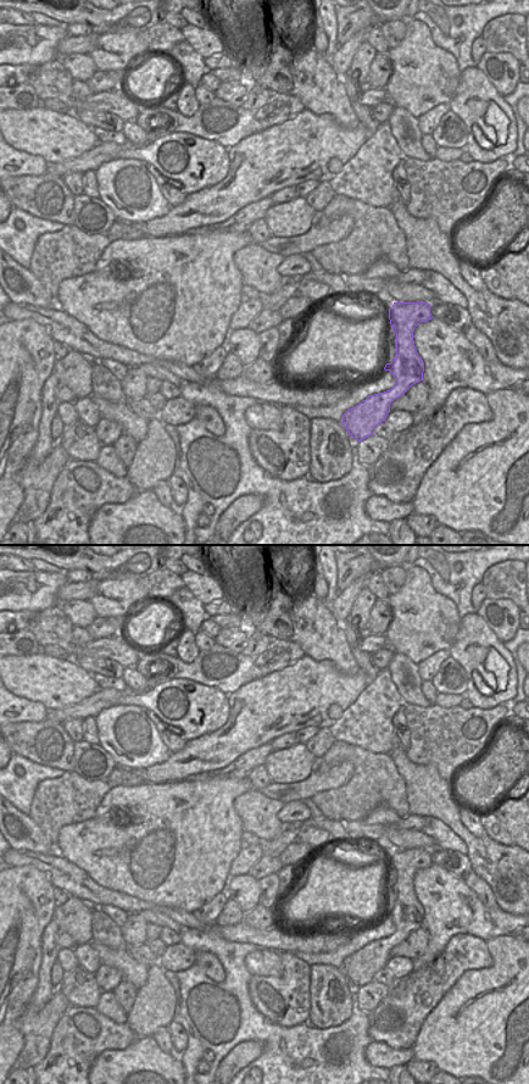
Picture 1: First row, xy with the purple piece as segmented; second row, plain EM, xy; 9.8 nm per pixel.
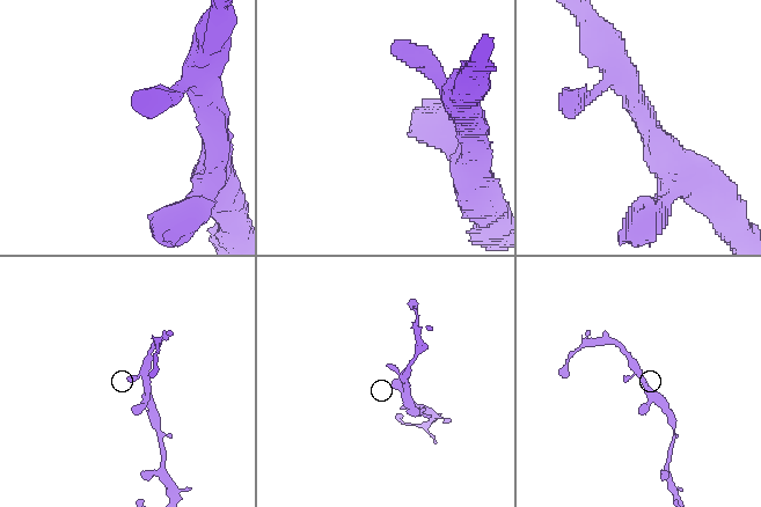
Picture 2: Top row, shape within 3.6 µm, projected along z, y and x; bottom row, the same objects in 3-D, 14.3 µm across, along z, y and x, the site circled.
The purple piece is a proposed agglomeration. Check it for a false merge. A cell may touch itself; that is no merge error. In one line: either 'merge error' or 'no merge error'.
no merge error

